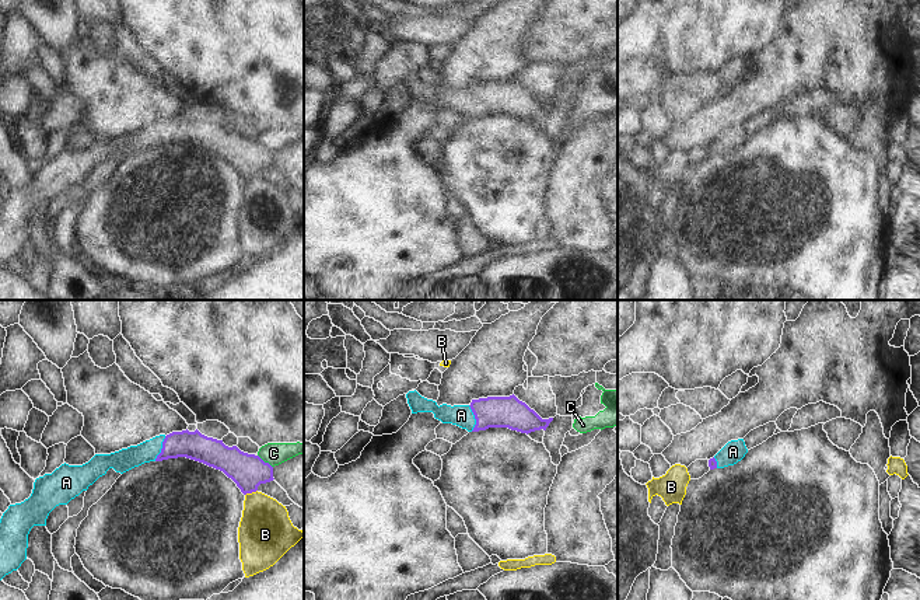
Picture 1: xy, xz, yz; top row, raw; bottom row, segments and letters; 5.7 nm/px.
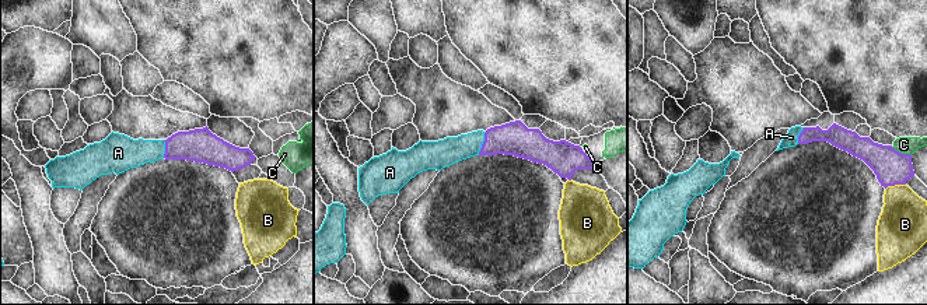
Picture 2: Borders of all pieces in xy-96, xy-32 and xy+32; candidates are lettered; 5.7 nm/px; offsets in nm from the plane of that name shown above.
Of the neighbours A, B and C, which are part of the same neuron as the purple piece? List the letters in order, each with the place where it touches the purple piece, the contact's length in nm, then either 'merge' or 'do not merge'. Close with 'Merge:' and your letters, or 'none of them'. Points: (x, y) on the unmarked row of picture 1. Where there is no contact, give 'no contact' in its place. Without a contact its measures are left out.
A: xz (475, 104) | 150 nm | merge
B: xy (251, 178) | 80 nm | do not merge
C: xy (263, 147) | 120 nm | do not merge
Merge: A

